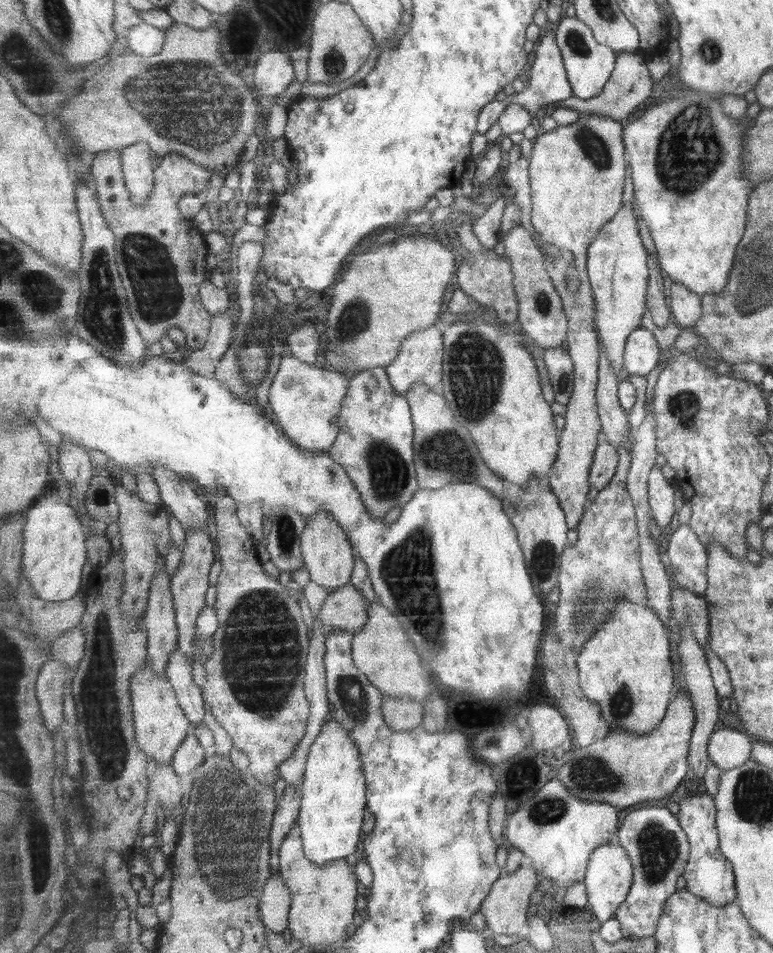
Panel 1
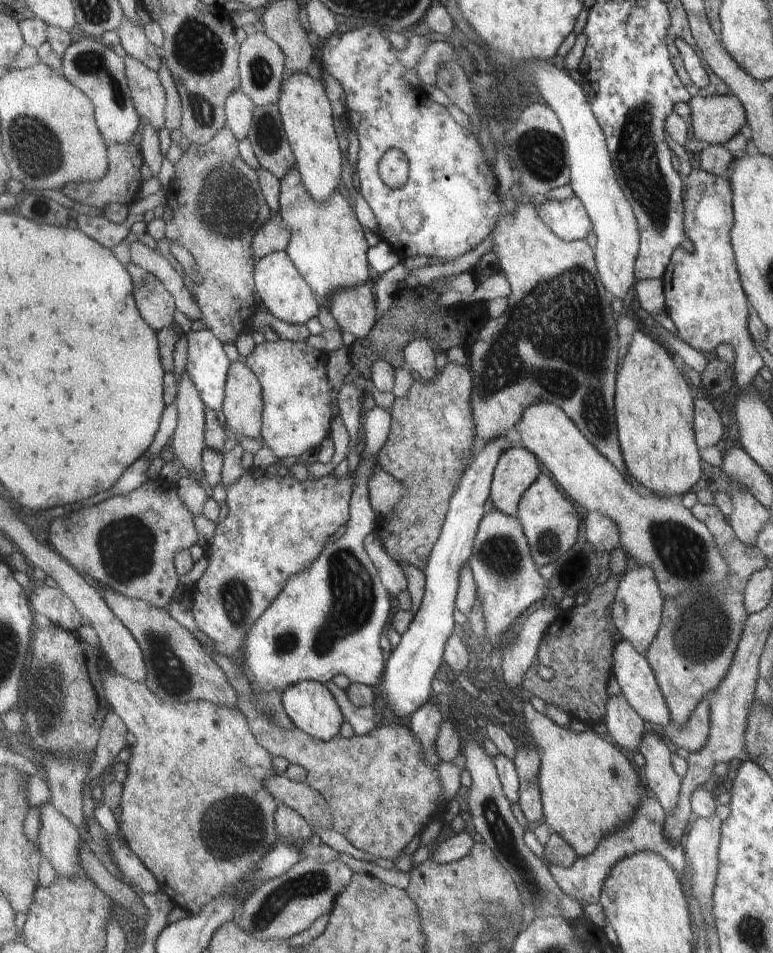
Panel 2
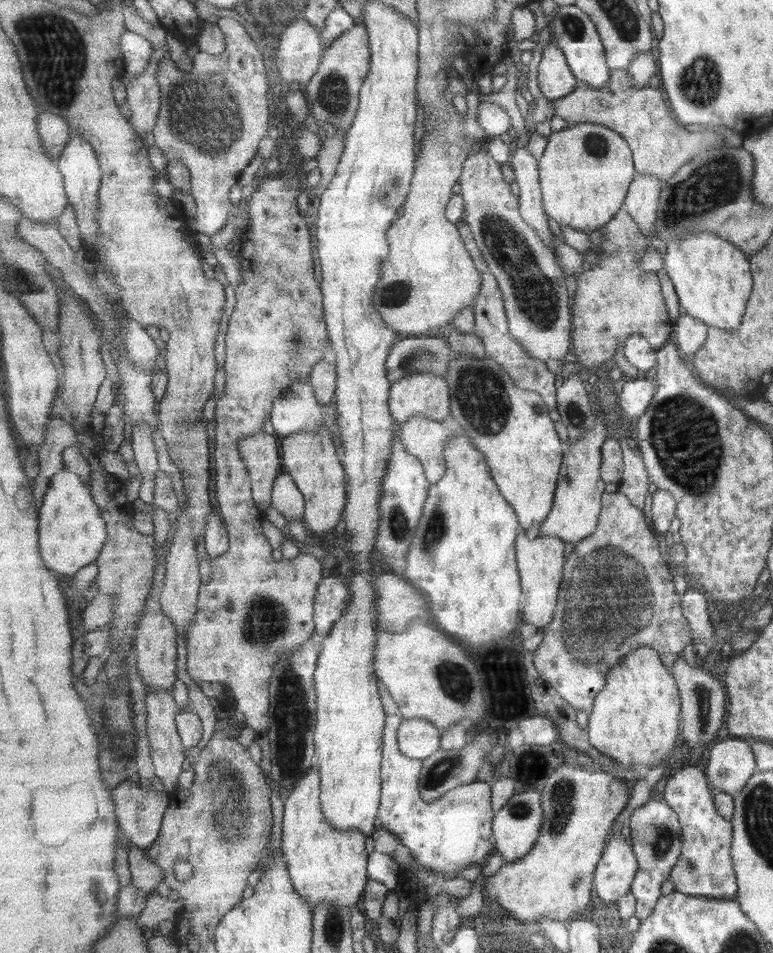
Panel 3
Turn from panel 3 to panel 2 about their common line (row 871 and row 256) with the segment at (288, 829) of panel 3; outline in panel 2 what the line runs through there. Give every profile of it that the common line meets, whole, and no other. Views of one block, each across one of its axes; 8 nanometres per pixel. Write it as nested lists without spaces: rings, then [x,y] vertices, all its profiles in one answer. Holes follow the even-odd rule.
[[[295,167],[281,182],[279,214],[291,234],[290,244],[285,252],[289,259],[296,264],[296,268],[304,276],[304,280],[312,287],[317,301],[320,302],[323,308],[329,308],[330,299],[336,293],[369,284],[371,266],[369,266],[369,260],[367,260],[368,247],[365,232],[363,232],[364,227],[361,225],[354,208],[349,206],[347,200],[338,191],[325,203],[317,203],[305,189],[300,173]]]

